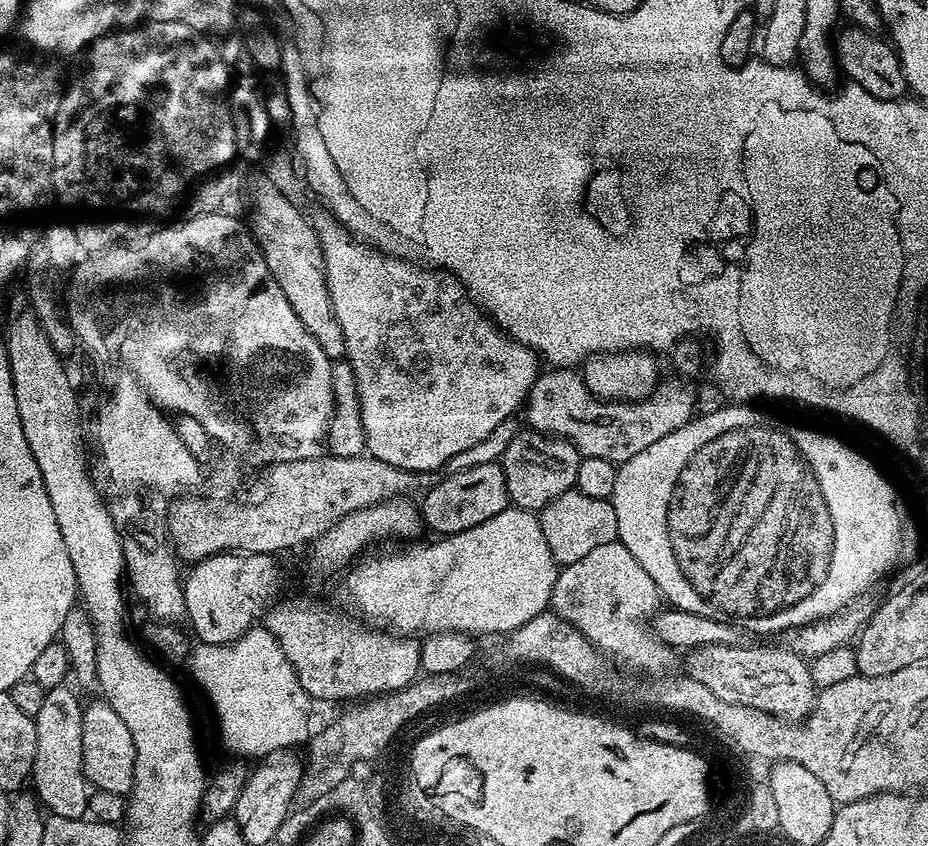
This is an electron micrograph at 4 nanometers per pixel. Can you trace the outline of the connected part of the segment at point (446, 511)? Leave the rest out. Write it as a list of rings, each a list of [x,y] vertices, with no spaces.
[[[497,463],[480,466],[471,466],[470,469],[454,472],[444,476],[445,480],[438,479],[423,493],[424,504],[422,503],[422,520],[428,524],[441,537],[453,536],[455,532],[470,530],[474,526],[482,526],[486,518],[494,518],[494,514],[502,514],[510,506],[508,491],[506,490],[506,474],[504,468]]]

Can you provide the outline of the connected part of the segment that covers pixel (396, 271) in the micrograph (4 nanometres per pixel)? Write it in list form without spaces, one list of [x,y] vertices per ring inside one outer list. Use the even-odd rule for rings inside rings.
[[[316,220],[314,227],[316,237],[322,246],[322,258],[326,270],[326,286],[330,294],[330,302],[334,310],[334,318],[342,328],[342,338],[346,338],[344,355],[346,362],[352,367],[356,379],[356,393],[360,399],[360,413],[364,427],[364,442],[367,455],[382,462],[389,463],[402,470],[436,474],[443,469],[456,454],[477,446],[500,422],[517,415],[522,405],[527,401],[528,392],[534,386],[538,375],[538,357],[517,340],[512,340],[501,328],[497,328],[487,315],[478,307],[475,300],[464,290],[464,285],[455,276],[443,271],[427,272],[424,268],[411,268],[410,263],[394,256],[385,256],[375,248],[361,242],[353,236],[339,220]]]

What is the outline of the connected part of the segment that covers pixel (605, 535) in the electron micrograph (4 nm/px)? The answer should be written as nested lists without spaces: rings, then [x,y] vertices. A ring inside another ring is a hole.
[[[575,490],[558,494],[538,515],[542,534],[546,534],[546,546],[550,546],[550,554],[560,566],[578,562],[578,558],[590,554],[590,550],[606,546],[618,537],[618,514],[614,514],[611,500],[589,498]]]

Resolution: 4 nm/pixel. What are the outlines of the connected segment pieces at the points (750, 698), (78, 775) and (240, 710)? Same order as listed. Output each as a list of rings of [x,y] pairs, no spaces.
[[[747,642],[741,644],[711,644],[710,646],[702,646],[701,648],[691,649],[687,653],[688,668],[686,668],[687,675],[693,676],[698,682],[702,682],[702,686],[706,686],[711,693],[716,697],[722,698],[722,702],[734,702],[734,706],[752,706],[754,710],[762,710],[771,716],[779,716],[789,722],[803,721],[804,717],[808,715],[814,703],[814,685],[812,682],[812,673],[809,665],[806,663],[805,657],[800,656],[796,652],[789,650],[787,646],[780,646],[780,648],[770,648],[766,642],[754,642],[756,644],[750,646]]]
[[[68,682],[47,689],[42,710],[38,710],[34,718],[38,730],[38,754],[32,767],[30,784],[36,787],[35,795],[51,815],[82,820],[89,815],[94,788],[84,772],[83,726],[86,704],[80,701],[79,694]]]
[[[254,627],[245,636],[229,644],[197,643],[191,649],[191,664],[201,690],[208,695],[208,700],[216,711],[216,720],[220,723],[220,736],[224,739],[225,746],[236,755],[233,757],[263,758],[283,748],[295,749],[295,744],[303,745],[309,739],[308,723],[312,720],[314,701],[298,680],[294,666],[290,666],[290,658],[282,654],[278,638],[274,638],[274,634],[270,634],[267,628]]]

